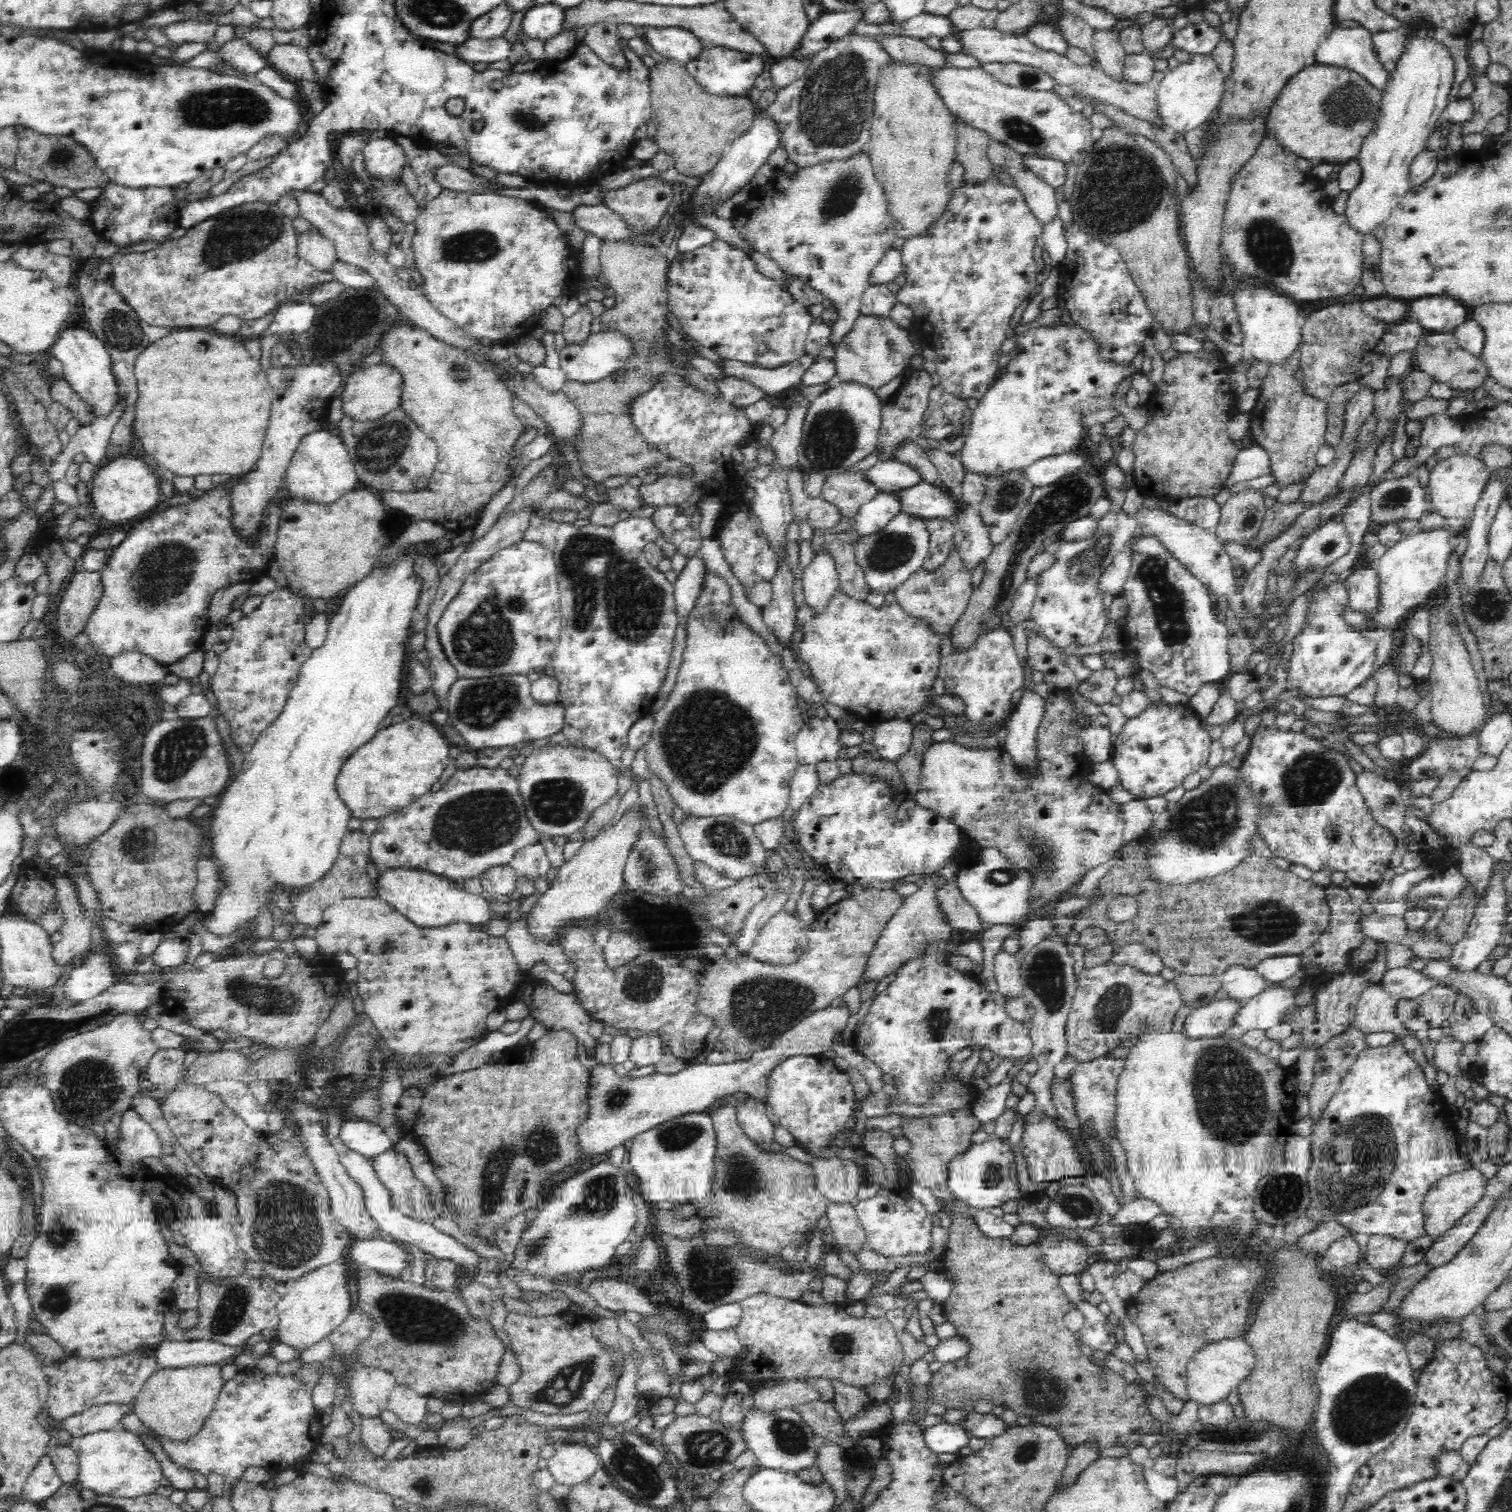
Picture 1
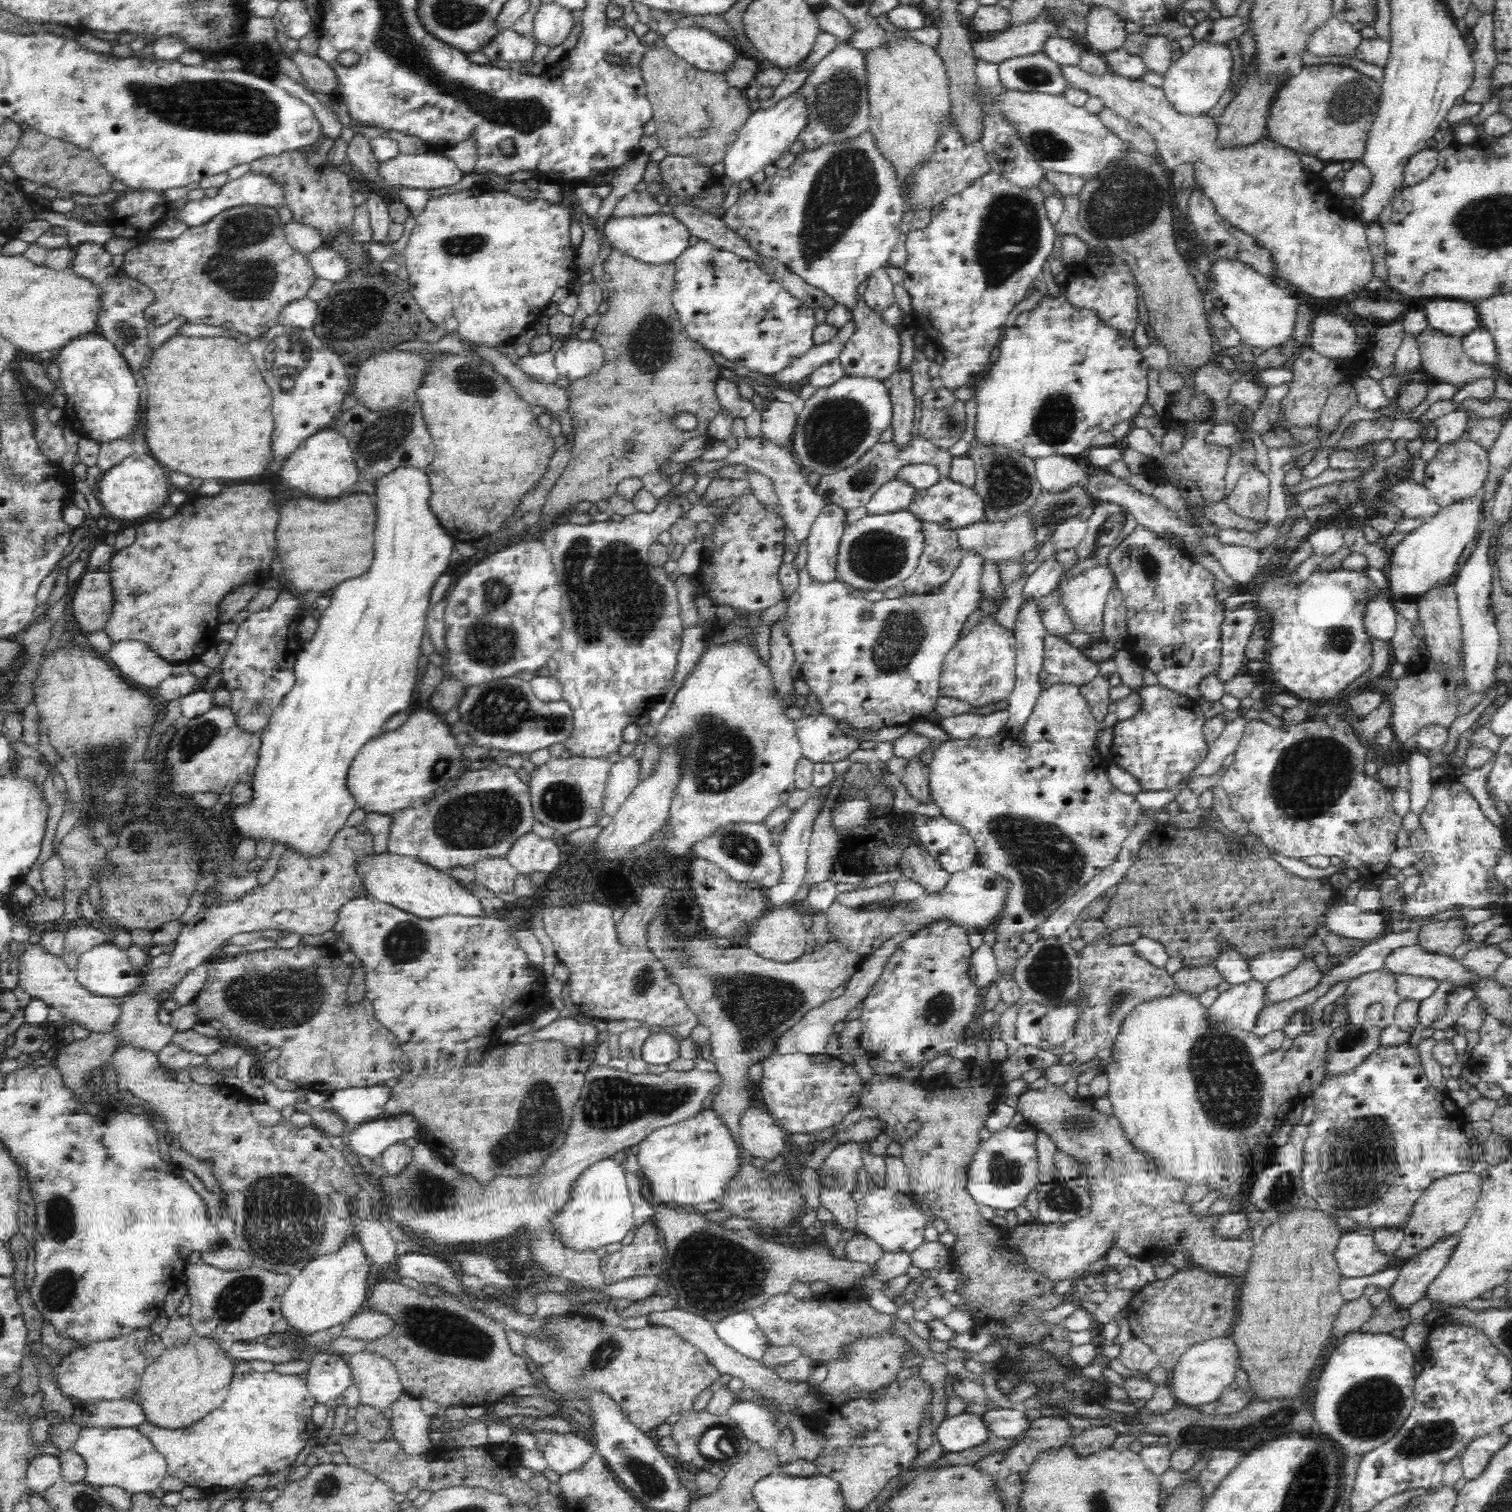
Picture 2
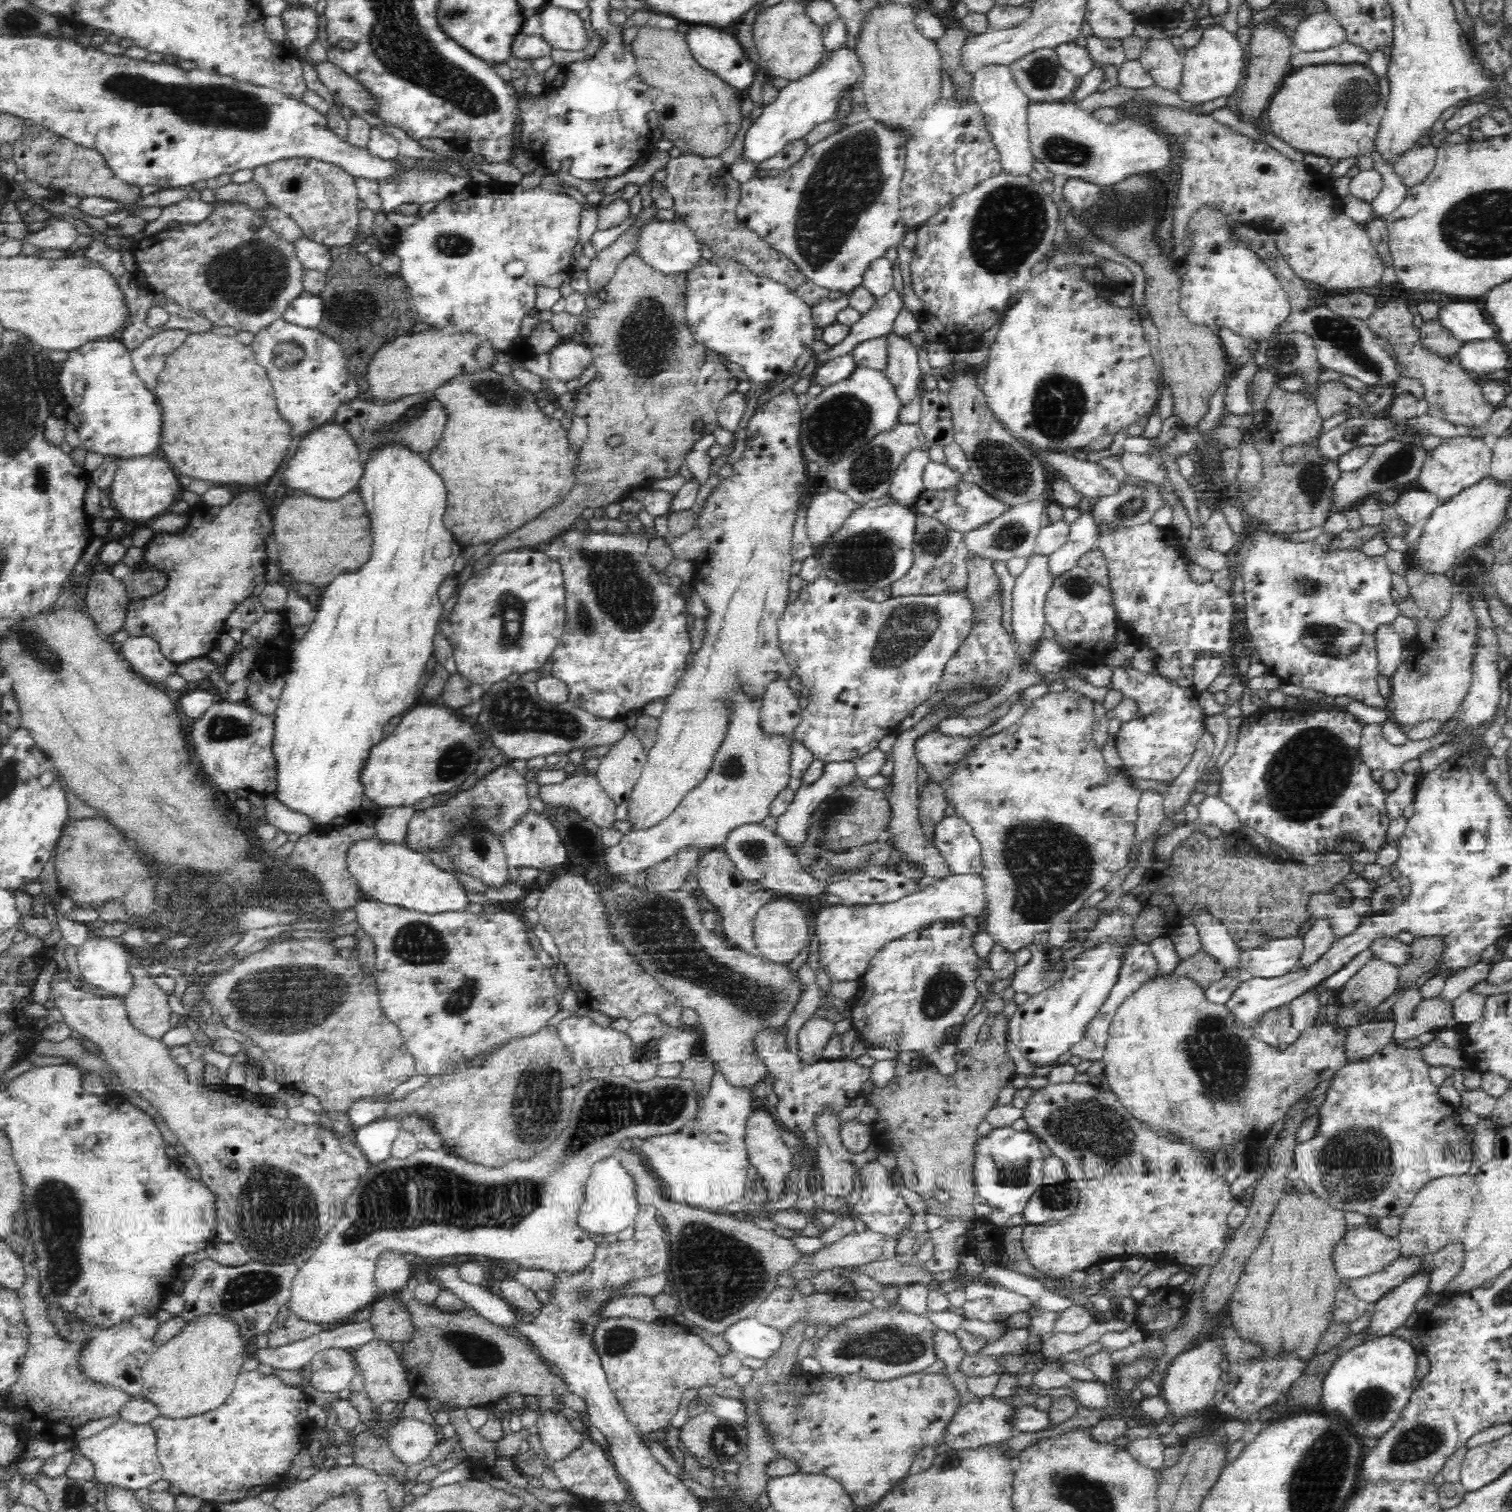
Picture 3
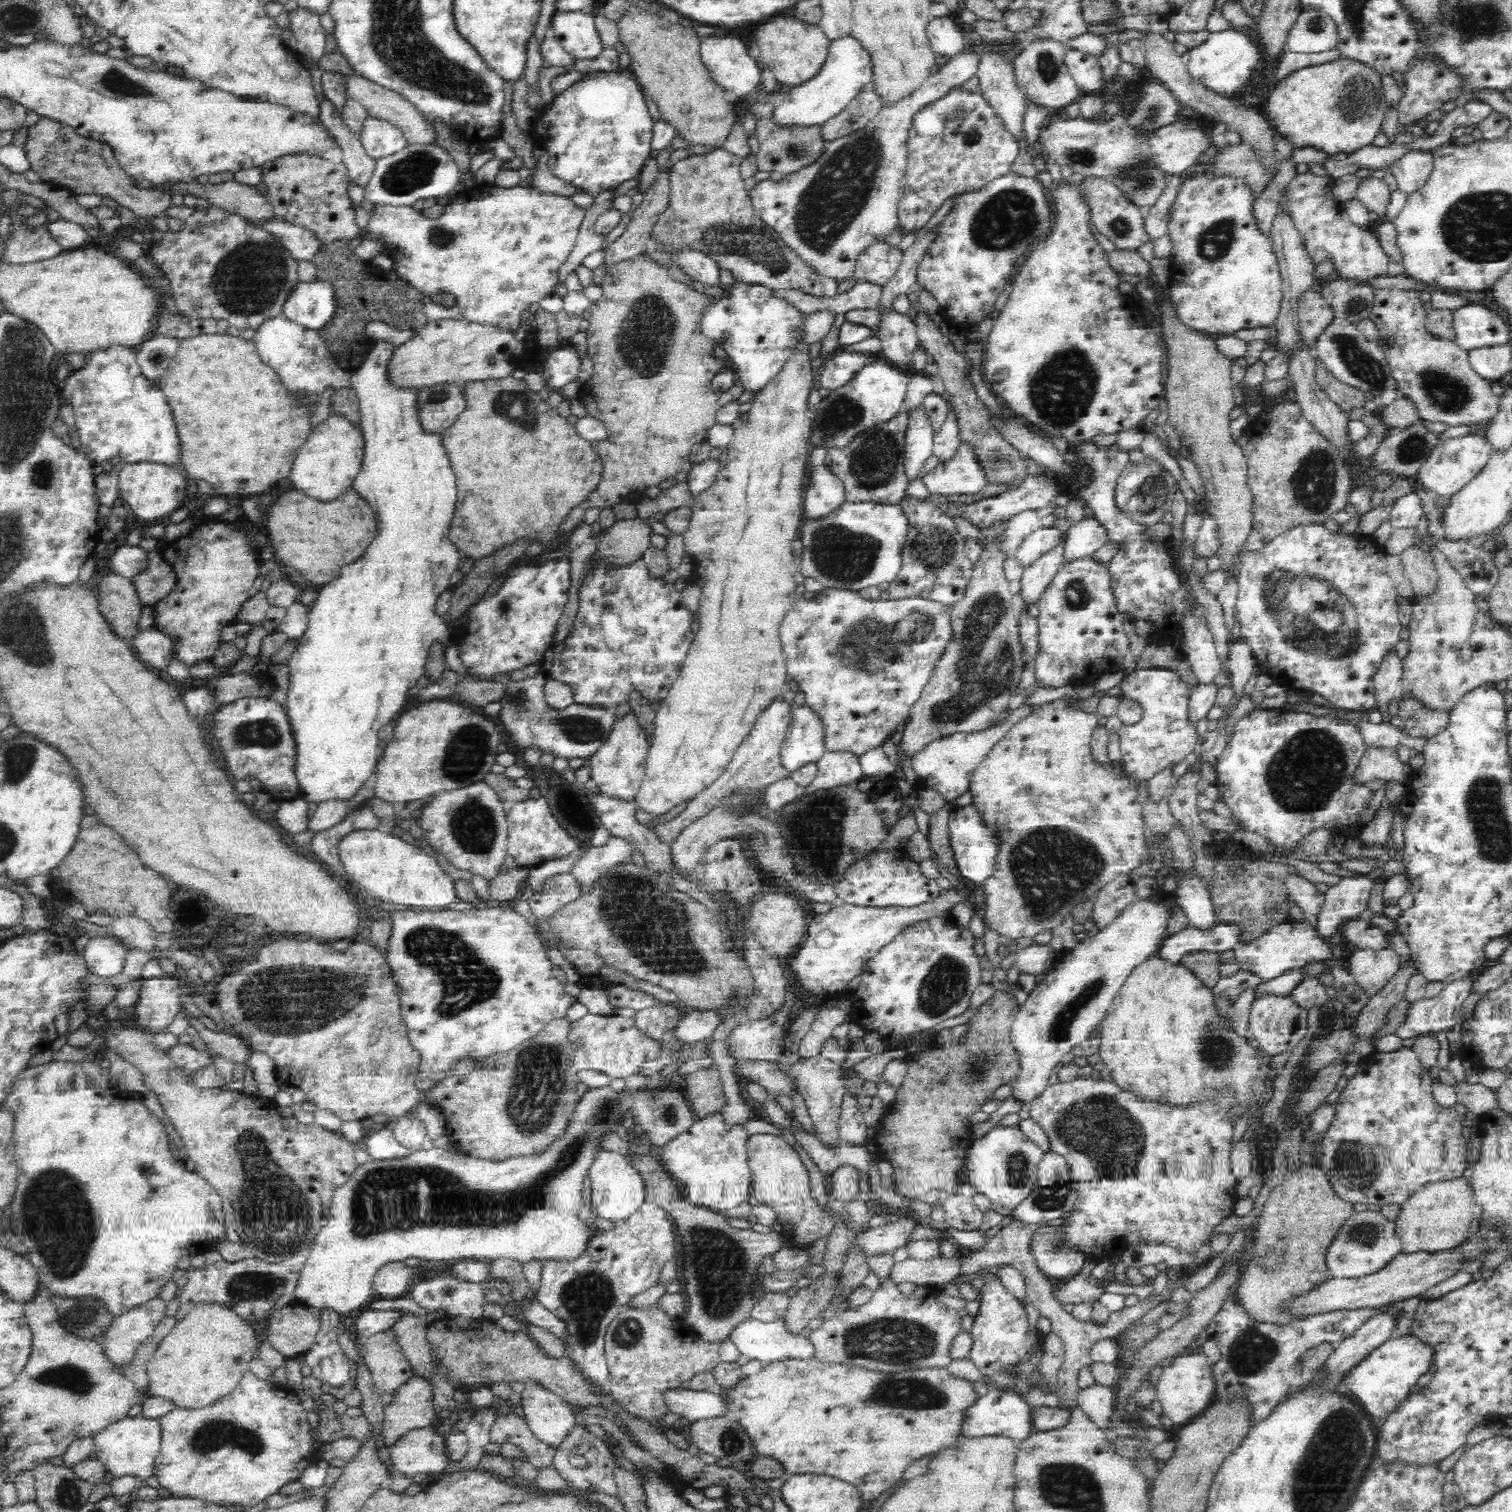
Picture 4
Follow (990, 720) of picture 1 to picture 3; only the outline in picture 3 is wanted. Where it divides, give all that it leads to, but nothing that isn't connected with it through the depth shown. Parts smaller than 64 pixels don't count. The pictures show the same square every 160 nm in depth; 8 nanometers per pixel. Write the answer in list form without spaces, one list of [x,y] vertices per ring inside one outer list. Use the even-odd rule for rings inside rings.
[[[968,552],[968,584],[965,593],[977,606],[977,609],[973,610],[973,628],[970,630],[968,638],[959,646],[952,660],[946,664],[944,675],[939,683],[939,691],[930,700],[926,700],[924,704],[914,708],[910,716],[906,716],[901,721],[898,726],[899,732],[906,731],[920,722],[930,712],[930,708],[934,704],[938,704],[942,697],[950,693],[950,690],[957,689],[958,686],[976,686],[982,682],[993,682],[992,694],[994,694],[1010,676],[1010,670],[1014,666],[1016,646],[1012,643],[1010,634],[1002,627],[1002,603],[997,594],[1000,583],[998,583],[998,576],[992,568],[992,563],[989,558],[978,555],[978,553]]]

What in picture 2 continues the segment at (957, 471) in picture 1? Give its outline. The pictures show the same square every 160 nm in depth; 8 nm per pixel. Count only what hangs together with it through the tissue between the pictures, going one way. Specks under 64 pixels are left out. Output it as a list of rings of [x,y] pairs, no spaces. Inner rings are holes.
[[[921,435],[912,436],[906,444],[898,446],[892,442],[876,442],[871,446],[852,466],[839,470],[830,476],[821,476],[819,484],[814,487],[814,492],[824,499],[824,502],[834,502],[842,505],[847,511],[860,506],[866,507],[870,502],[872,495],[889,480],[894,479],[898,472],[910,464],[932,463],[942,478],[949,478],[949,464],[953,459],[947,450],[940,449],[936,445],[930,443]]]

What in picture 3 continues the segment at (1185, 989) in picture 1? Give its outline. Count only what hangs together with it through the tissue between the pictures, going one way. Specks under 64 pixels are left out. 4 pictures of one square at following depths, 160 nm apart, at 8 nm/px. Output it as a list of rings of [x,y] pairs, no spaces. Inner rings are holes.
[[[1203,950],[1186,960],[1181,960],[1173,973],[1194,979],[1203,989],[1224,978],[1222,965],[1218,963],[1216,957]]]

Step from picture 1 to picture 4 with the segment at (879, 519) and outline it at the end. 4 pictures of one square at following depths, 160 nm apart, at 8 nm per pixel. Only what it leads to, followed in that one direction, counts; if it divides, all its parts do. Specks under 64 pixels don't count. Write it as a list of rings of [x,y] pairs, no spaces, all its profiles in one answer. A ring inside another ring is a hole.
[[[923,405],[907,411],[908,426],[905,436],[904,466],[910,481],[915,480],[924,461],[933,455],[933,436],[928,415]]]

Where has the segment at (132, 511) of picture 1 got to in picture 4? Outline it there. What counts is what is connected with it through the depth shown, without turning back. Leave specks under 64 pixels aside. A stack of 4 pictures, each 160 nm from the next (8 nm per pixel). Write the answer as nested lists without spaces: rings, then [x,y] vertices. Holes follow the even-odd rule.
[[[152,462],[122,464],[118,469],[120,497],[128,503],[134,514],[142,520],[167,520],[172,512],[182,507],[186,500],[186,480],[177,466],[166,466]]]

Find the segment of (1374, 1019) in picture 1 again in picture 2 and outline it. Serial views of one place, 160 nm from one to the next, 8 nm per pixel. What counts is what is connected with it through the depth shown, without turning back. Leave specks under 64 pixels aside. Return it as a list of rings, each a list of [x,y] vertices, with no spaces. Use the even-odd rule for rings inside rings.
[[[1386,967],[1353,978],[1342,997],[1349,1010],[1350,1023],[1355,1025],[1369,1023],[1366,1019],[1368,1010],[1374,1004],[1380,1004],[1384,1013],[1376,1026],[1381,1029],[1394,1022],[1394,1011],[1401,999],[1396,975]]]

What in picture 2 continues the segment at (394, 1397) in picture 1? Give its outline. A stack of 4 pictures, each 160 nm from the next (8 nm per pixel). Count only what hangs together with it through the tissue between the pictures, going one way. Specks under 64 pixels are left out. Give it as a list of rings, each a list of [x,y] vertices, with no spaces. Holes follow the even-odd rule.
[[[404,1393],[390,1406],[389,1436],[408,1456],[434,1451],[434,1444],[430,1441],[431,1418],[422,1413],[420,1405],[420,1400]]]

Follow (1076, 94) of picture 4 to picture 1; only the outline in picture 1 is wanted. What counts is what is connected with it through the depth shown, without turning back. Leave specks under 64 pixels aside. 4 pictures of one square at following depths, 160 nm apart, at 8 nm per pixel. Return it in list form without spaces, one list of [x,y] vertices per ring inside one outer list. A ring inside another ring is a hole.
[[[990,62],[982,68],[993,79],[1007,86],[1021,87],[1034,91],[1051,92],[1057,86],[1056,81],[1045,70],[1022,63]]]

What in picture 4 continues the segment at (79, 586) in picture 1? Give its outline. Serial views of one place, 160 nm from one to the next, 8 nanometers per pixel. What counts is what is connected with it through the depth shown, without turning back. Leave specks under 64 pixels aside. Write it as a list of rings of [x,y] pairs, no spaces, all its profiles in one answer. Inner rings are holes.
[[[110,572],[101,578],[97,592],[101,613],[113,626],[114,633],[132,643],[134,636],[140,632],[138,624],[144,606],[132,578]]]

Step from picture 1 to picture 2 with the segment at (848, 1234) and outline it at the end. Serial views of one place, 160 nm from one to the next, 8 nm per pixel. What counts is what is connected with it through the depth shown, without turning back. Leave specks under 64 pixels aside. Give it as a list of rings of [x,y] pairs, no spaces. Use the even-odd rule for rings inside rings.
[[[826,1185],[820,1188],[821,1205],[832,1211],[832,1224],[844,1230],[856,1230],[856,1202],[850,1197],[851,1192],[842,1187]]]

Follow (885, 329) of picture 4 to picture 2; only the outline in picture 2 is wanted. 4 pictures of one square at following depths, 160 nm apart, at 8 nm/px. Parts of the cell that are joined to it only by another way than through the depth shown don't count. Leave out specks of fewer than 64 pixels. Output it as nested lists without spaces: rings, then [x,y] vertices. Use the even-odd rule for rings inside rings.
[[[896,368],[886,379],[887,389],[892,399],[892,429],[894,429],[893,441],[896,445],[902,446],[912,438],[914,407],[914,383],[909,368]]]

